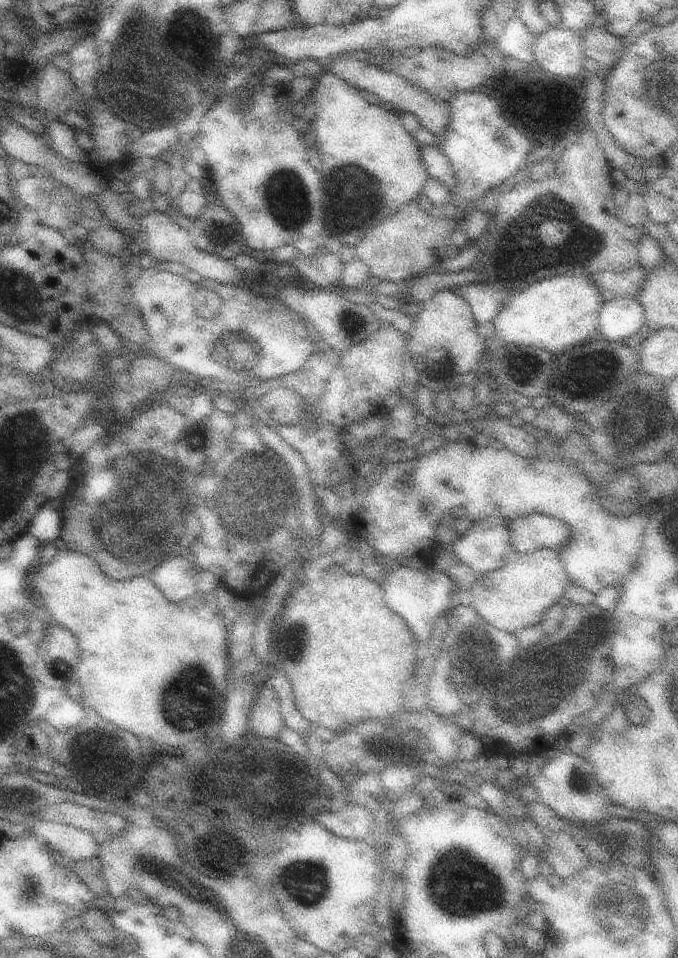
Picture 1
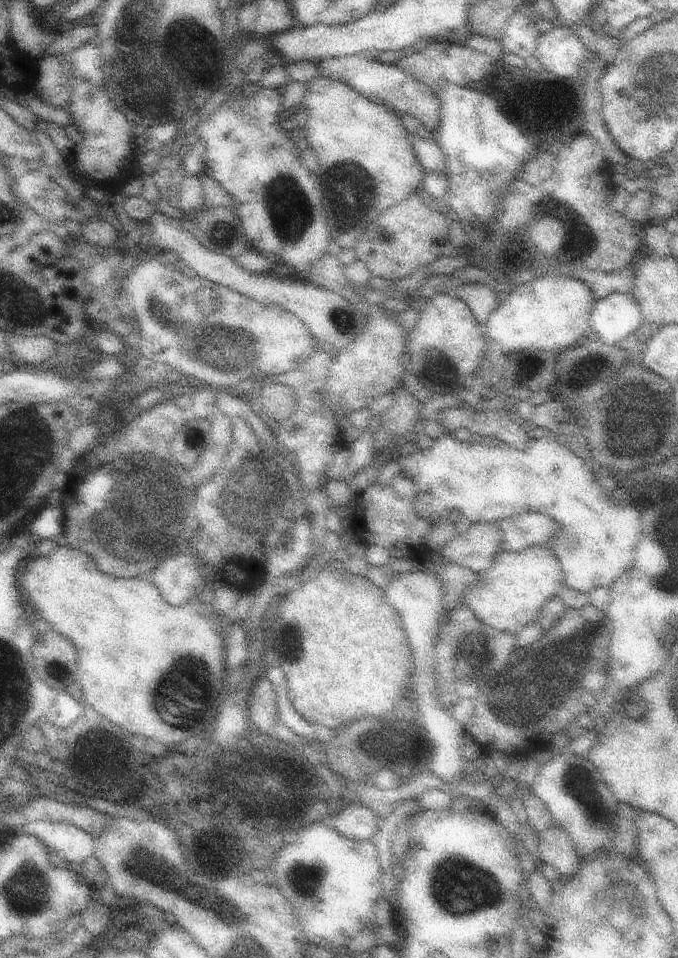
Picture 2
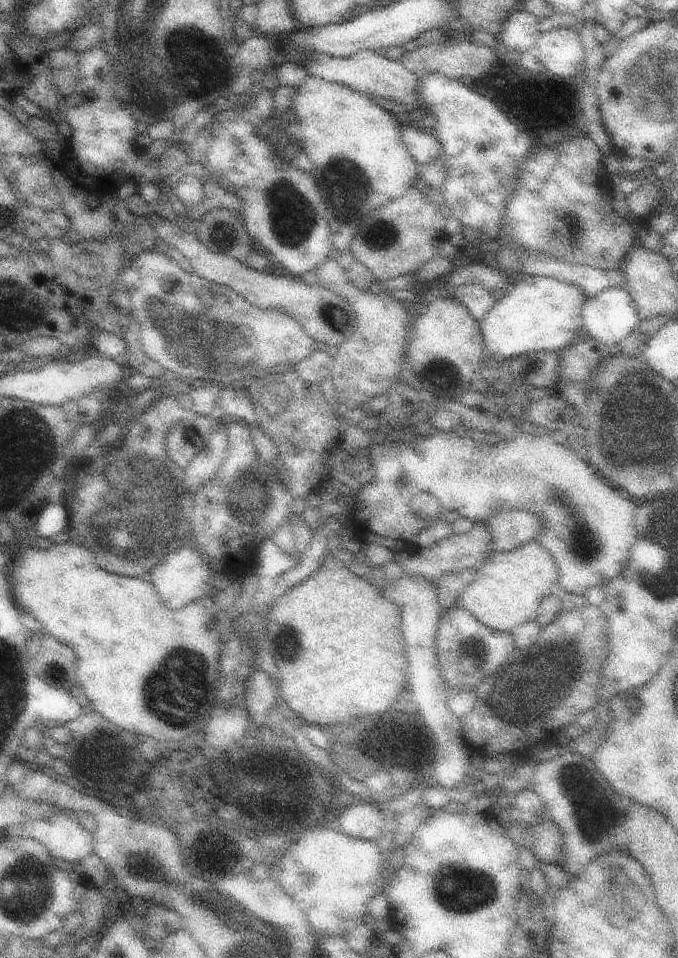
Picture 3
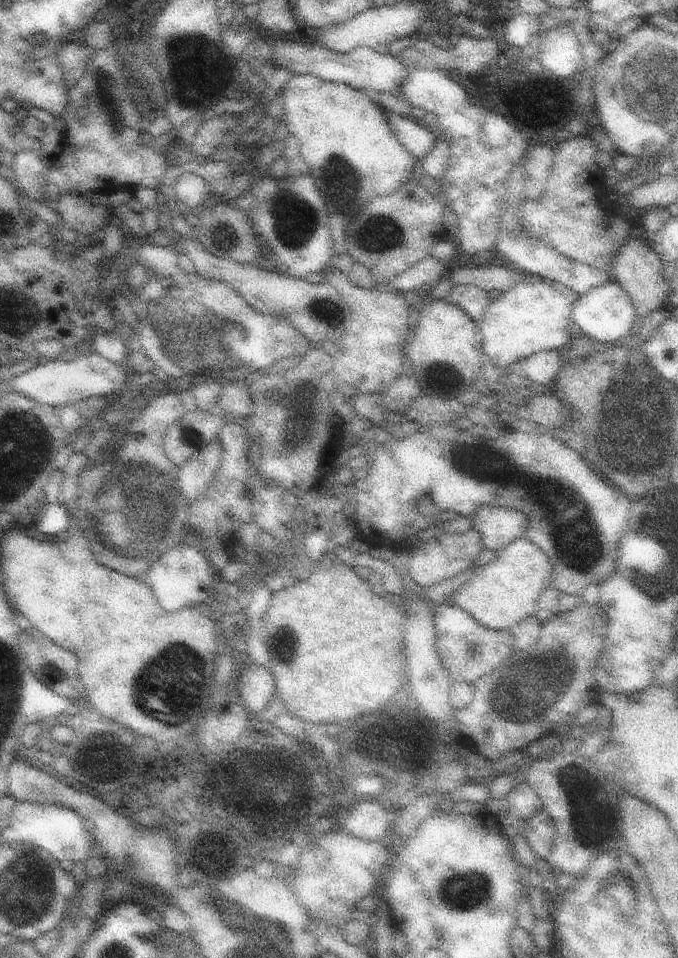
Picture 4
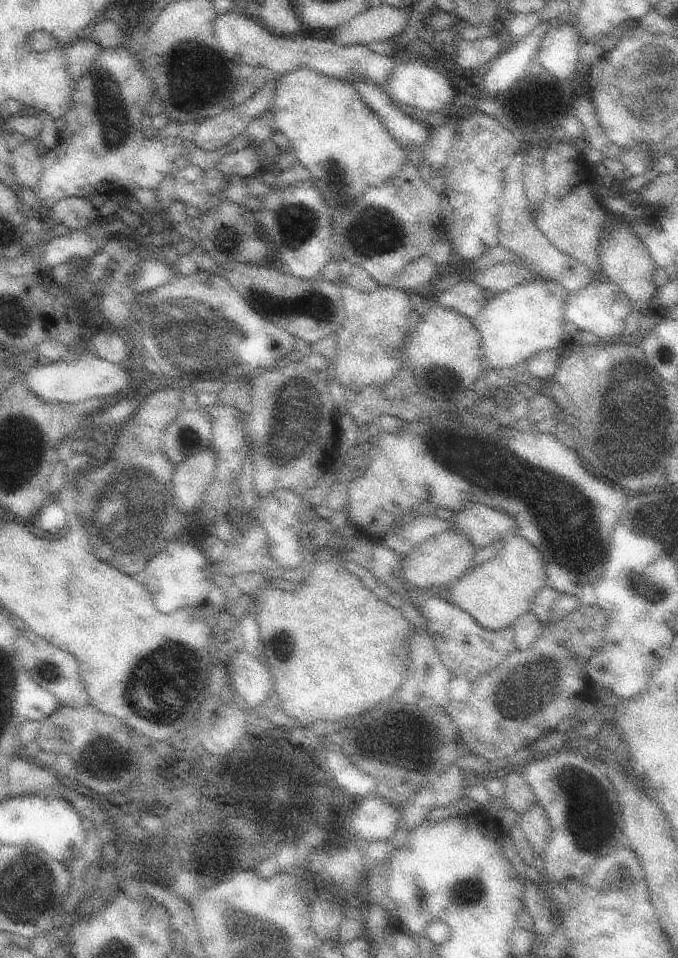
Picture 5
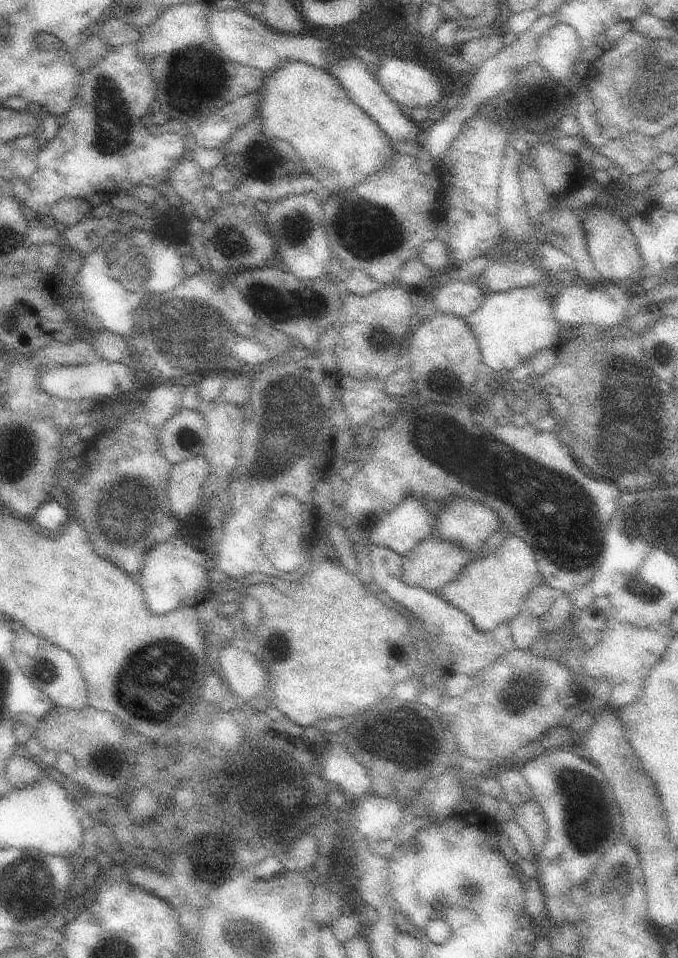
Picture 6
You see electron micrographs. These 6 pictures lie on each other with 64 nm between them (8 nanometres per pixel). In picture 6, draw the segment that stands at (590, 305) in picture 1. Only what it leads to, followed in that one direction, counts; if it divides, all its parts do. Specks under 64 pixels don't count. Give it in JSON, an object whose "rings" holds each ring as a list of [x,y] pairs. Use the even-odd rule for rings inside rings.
{"rings":[[[549,282],[547,286],[515,288],[509,292],[489,294],[481,308],[467,316],[469,328],[473,328],[479,342],[483,364],[497,370],[513,370],[515,366],[527,364],[541,350],[557,350],[563,334],[561,322],[555,314],[555,298],[561,286]]]}

